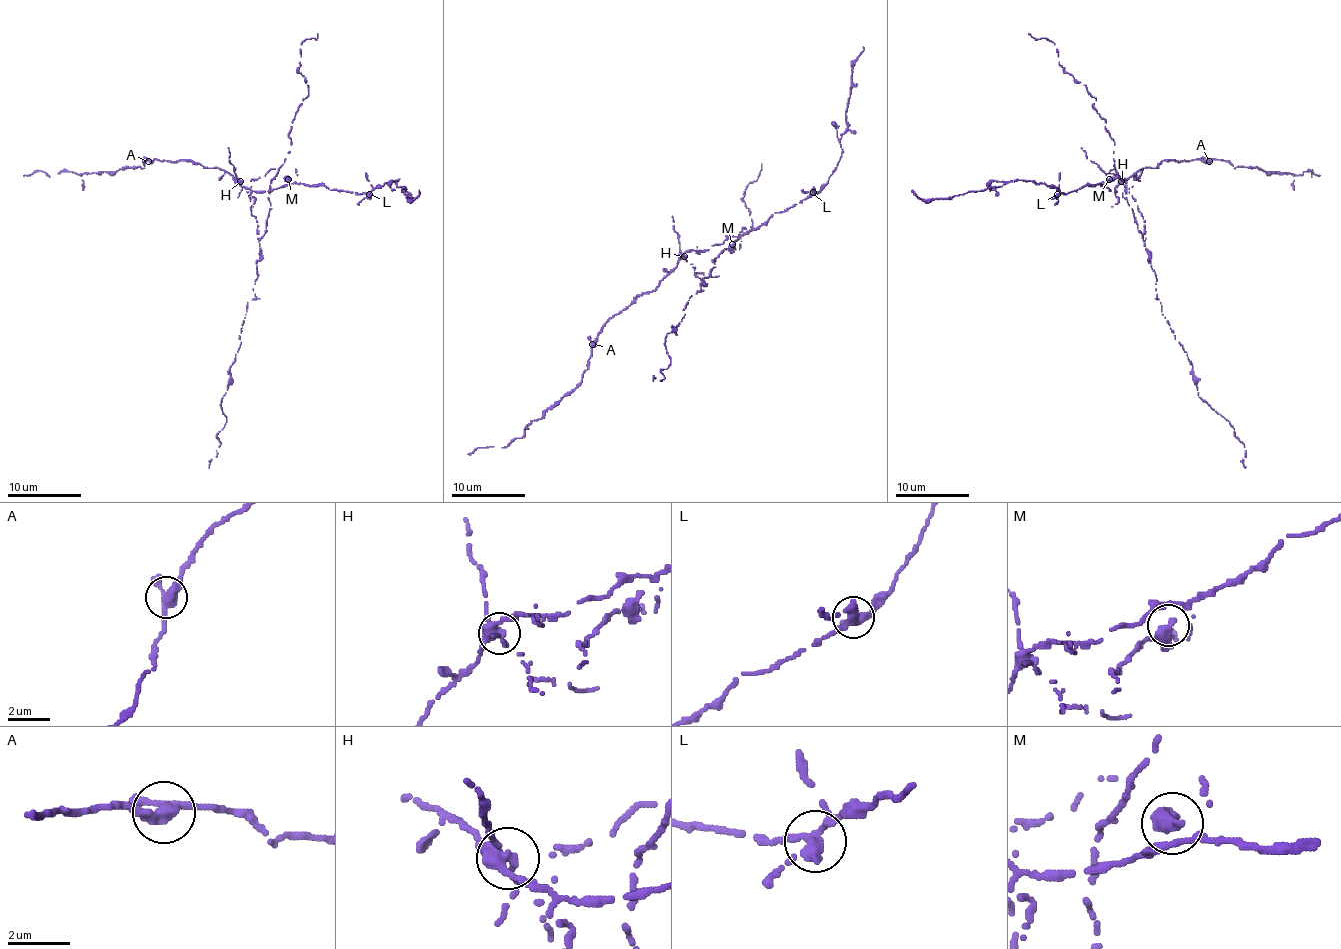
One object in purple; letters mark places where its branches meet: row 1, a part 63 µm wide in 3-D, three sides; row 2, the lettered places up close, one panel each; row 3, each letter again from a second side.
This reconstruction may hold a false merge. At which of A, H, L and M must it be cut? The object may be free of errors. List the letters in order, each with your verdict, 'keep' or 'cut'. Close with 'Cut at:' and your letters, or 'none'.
A: keep
H: cut
L: keep
M: keep
Cut at: H

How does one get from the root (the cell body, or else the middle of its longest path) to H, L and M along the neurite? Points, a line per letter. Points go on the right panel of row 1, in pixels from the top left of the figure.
H: (1131, 196), (1122, 181)
L: (1131, 196), (1122, 183), (1115, 192), (1098, 183), (1057, 194)
M: (1131, 196), (1122, 183), (1115, 192), (1107, 188), (1102, 183), (1109, 179)

